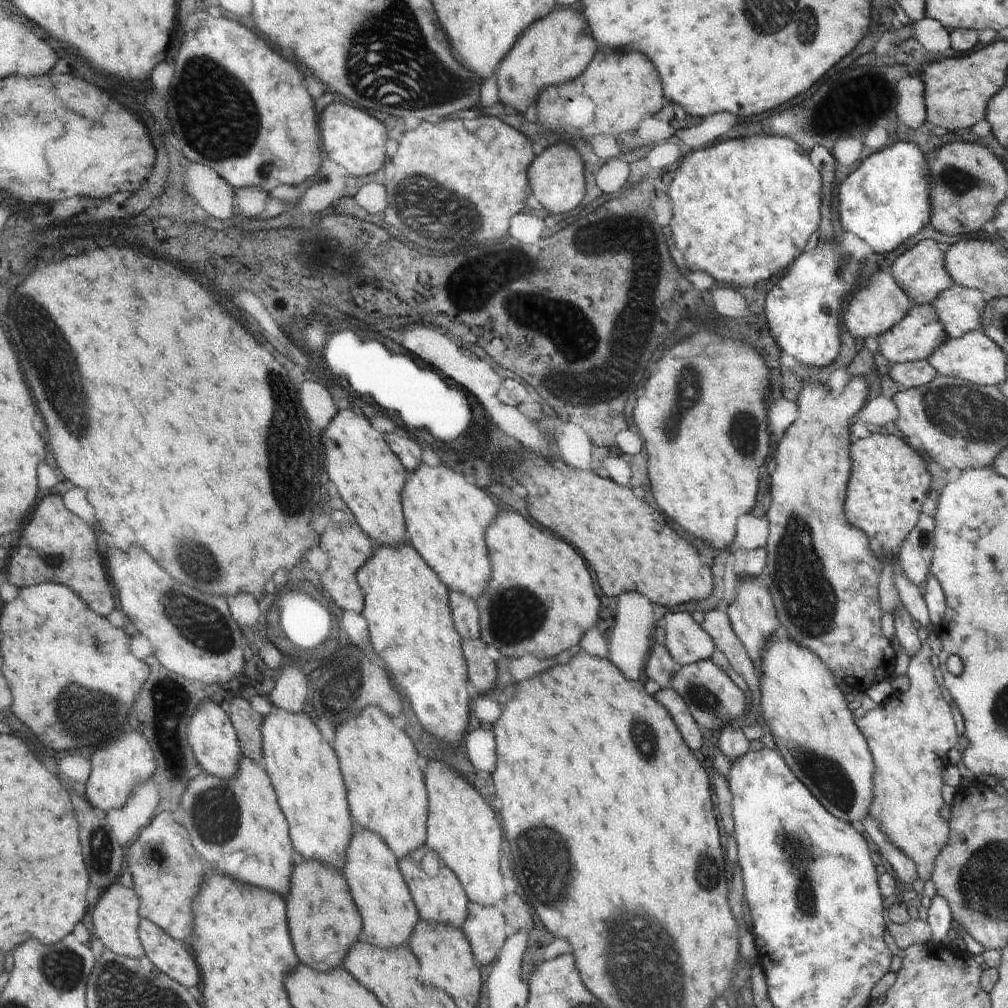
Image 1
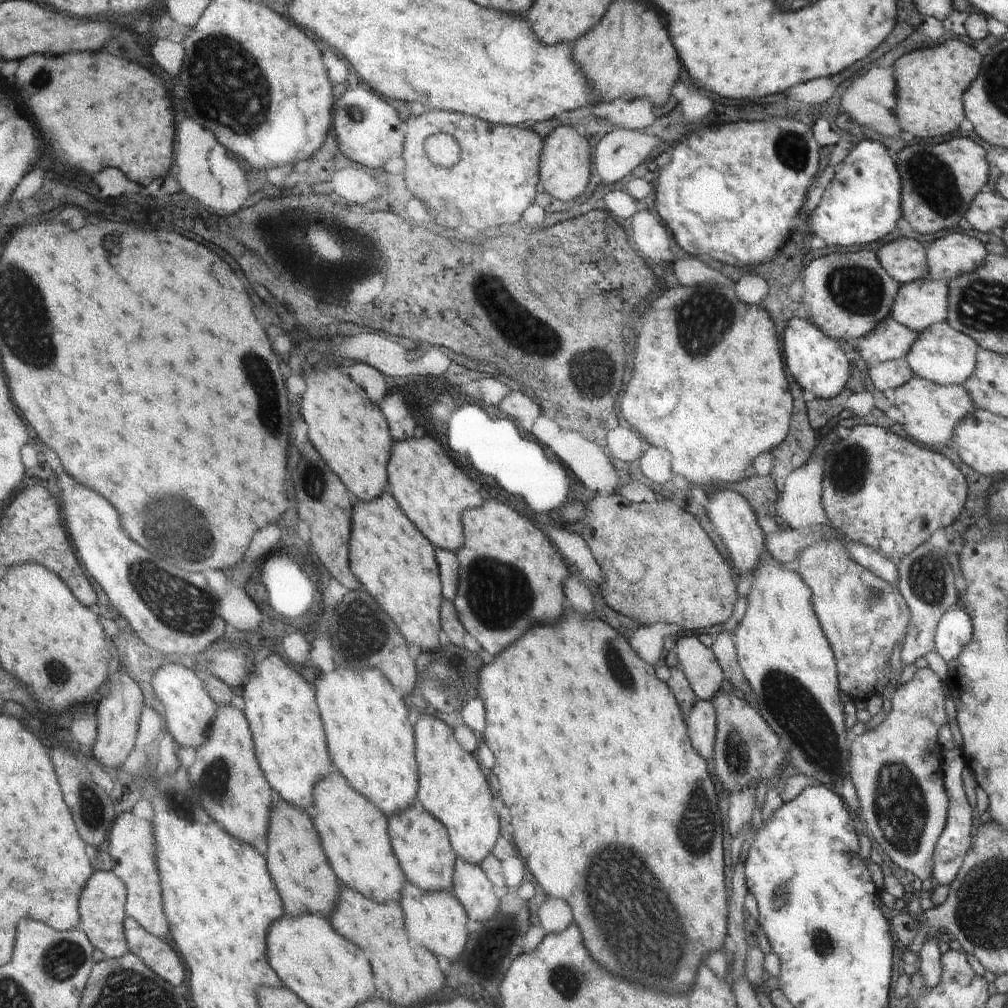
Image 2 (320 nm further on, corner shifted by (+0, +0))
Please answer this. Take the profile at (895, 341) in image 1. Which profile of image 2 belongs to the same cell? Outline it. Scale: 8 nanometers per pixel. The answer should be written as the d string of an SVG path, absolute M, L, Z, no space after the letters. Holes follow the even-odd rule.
M888 316L874 332L858 338L855 349L869 367L874 367L877 363L906 357L918 336L912 328Z

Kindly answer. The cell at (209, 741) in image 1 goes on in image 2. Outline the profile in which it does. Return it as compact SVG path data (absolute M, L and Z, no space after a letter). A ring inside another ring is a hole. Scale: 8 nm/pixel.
M168 663L155 674L153 685L159 700L165 706L165 720L168 732L172 733L181 746L198 750L208 740L209 730L216 718L218 705L210 698L205 680L182 663Z

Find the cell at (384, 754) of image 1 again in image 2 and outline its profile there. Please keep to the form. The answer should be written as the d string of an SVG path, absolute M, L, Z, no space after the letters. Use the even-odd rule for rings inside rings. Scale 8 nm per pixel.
M342 664L326 674L312 670L310 678L311 682L316 678L317 705L322 706L321 715L325 721L327 738L330 736L330 758L334 760L335 768L346 774L354 790L366 794L366 798L370 798L388 818L391 814L400 813L402 809L412 805L419 790L419 770L416 770L417 758L414 758L415 730L412 730L408 722L408 710L402 698L392 688L388 678L378 668L350 670Z

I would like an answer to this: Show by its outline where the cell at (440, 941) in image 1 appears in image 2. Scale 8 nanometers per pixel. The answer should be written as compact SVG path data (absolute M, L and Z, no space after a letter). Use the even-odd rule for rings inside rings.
M406 880L402 898L400 898L402 910L406 910L405 924L410 926L410 938L414 938L414 946L426 946L430 952L440 954L448 960L456 960L460 952L464 950L468 932L466 932L466 914L462 903L453 895L452 891L426 892L419 889L415 884Z

